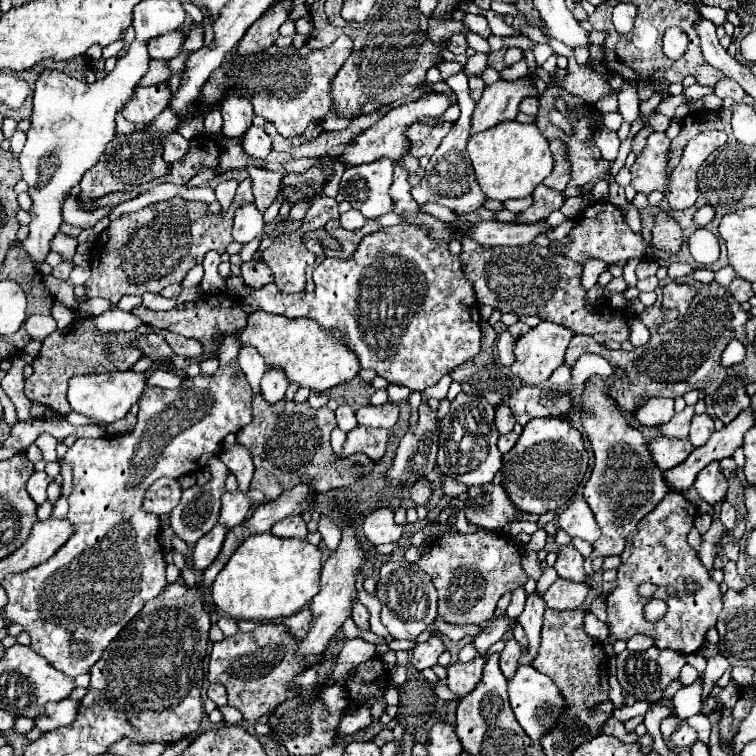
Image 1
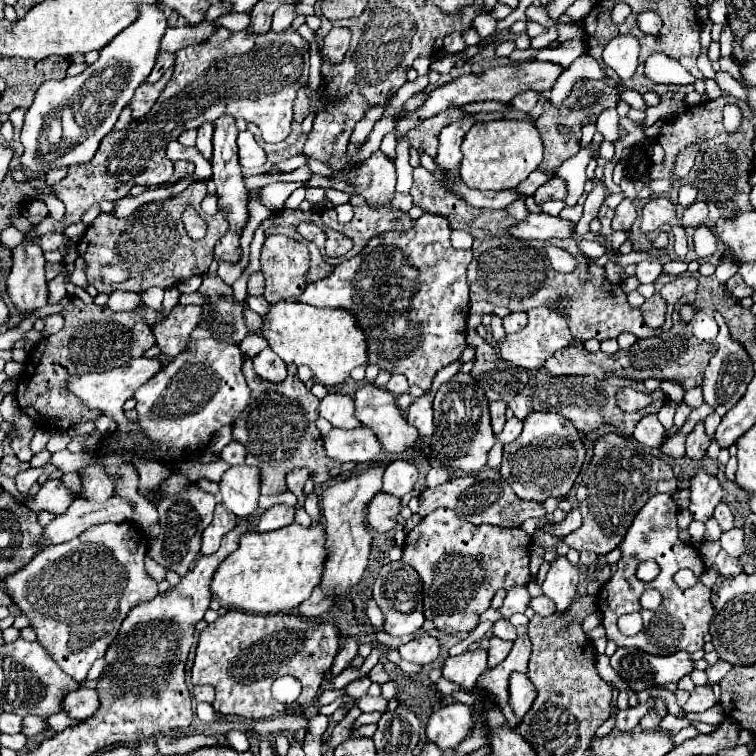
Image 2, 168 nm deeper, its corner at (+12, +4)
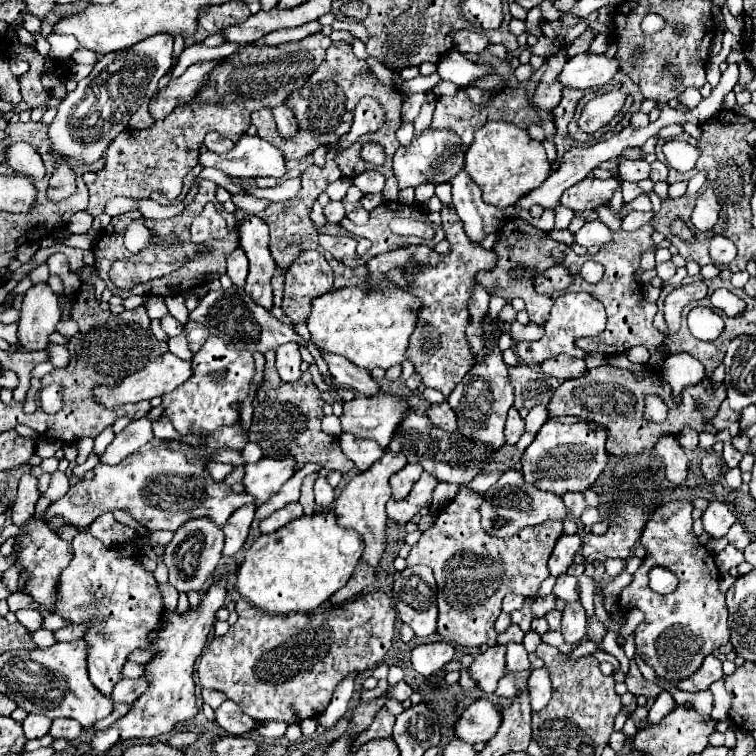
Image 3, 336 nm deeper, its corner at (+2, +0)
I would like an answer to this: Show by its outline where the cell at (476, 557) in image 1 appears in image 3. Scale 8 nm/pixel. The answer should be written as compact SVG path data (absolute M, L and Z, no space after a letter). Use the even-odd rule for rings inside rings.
M460 488L456 498L450 500L438 512L436 522L422 534L420 542L416 546L412 546L412 550L406 558L406 562L410 566L426 564L434 570L434 578L438 582L438 608L440 608L438 634L444 640L460 644L460 646L484 646L484 644L494 646L496 644L498 634L494 630L494 622L502 610L502 598L510 592L522 594L522 596L536 596L538 594L542 580L546 580L550 576L548 558L554 550L556 540L564 532L562 522L552 520L552 522L544 522L538 526L530 526L510 540L494 540L480 528L480 518L478 518L480 512L478 510L480 510L482 498L484 498L484 494L480 494L480 492Z

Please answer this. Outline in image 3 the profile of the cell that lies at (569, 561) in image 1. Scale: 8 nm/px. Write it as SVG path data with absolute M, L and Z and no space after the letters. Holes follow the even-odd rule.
M580 600L576 602L568 602L564 616L562 616L562 630L564 640L568 644L582 644L584 636L586 636L586 612L580 604Z

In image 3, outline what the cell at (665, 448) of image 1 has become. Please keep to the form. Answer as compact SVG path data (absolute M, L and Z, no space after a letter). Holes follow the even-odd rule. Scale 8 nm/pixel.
M724 402L716 414L716 420L712 422L716 426L716 432L726 430L732 422L740 422L742 420L742 412L734 412L728 408L728 402Z

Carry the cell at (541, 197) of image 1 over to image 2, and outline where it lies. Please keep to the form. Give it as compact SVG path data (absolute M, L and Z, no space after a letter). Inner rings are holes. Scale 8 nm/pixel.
M558 176L550 178L550 180L548 180L546 184L542 184L542 186L536 190L536 194L534 194L534 200L536 200L538 206L542 206L544 202L554 200L554 198L560 198L560 200L566 198L566 182L564 182L562 178L558 178Z

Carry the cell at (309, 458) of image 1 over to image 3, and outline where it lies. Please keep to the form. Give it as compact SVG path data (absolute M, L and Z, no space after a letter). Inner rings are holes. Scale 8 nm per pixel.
M270 350L266 356L266 370L264 370L264 382L256 392L256 398L252 402L254 416L250 426L250 440L262 446L264 456L270 458L282 458L282 456L294 456L298 462L298 468L302 468L306 462L318 462L328 470L340 470L342 474L350 472L354 468L354 462L350 462L338 440L330 434L324 434L320 428L320 422L324 418L322 406L324 400L318 392L318 388L312 382L310 372L304 372L296 382L282 382L276 366L276 352Z

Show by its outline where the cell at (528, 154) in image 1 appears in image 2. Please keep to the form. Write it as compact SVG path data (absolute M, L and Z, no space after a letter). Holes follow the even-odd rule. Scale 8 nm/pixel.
M488 120L474 124L462 142L462 162L460 162L460 176L468 188L476 190L512 190L522 180L526 180L542 162L542 140L534 124L518 122L518 120Z

